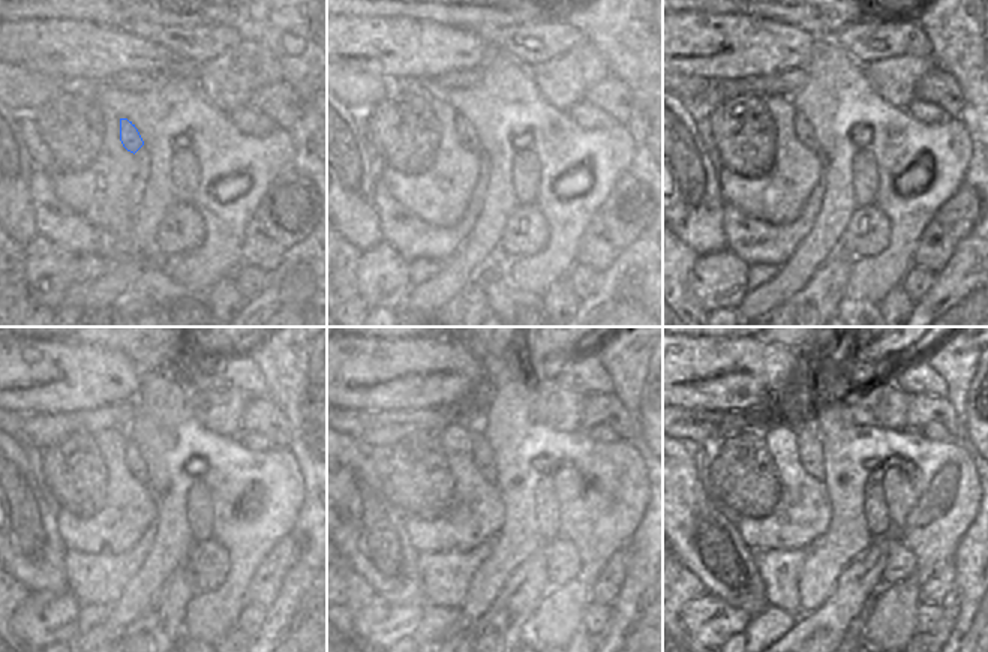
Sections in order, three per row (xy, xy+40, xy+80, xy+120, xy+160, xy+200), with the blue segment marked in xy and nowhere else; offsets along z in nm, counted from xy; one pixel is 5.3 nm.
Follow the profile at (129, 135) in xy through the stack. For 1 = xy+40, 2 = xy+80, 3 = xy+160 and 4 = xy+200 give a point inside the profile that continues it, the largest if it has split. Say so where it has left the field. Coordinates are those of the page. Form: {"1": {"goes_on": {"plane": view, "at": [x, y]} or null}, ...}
{"1": {"goes_on": {"plane": "xy+40", "at": [467, 132]}}, "2": {"goes_on": {"plane": "xy+80", "at": [802, 128]}}, "3": {"goes_on": {"plane": "xy+160", "at": [482, 456]}}, "4": {"goes_on": {"plane": "xy+200", "at": [810, 450]}}}

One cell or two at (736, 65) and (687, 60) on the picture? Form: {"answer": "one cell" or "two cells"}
{"answer": "one cell"}

